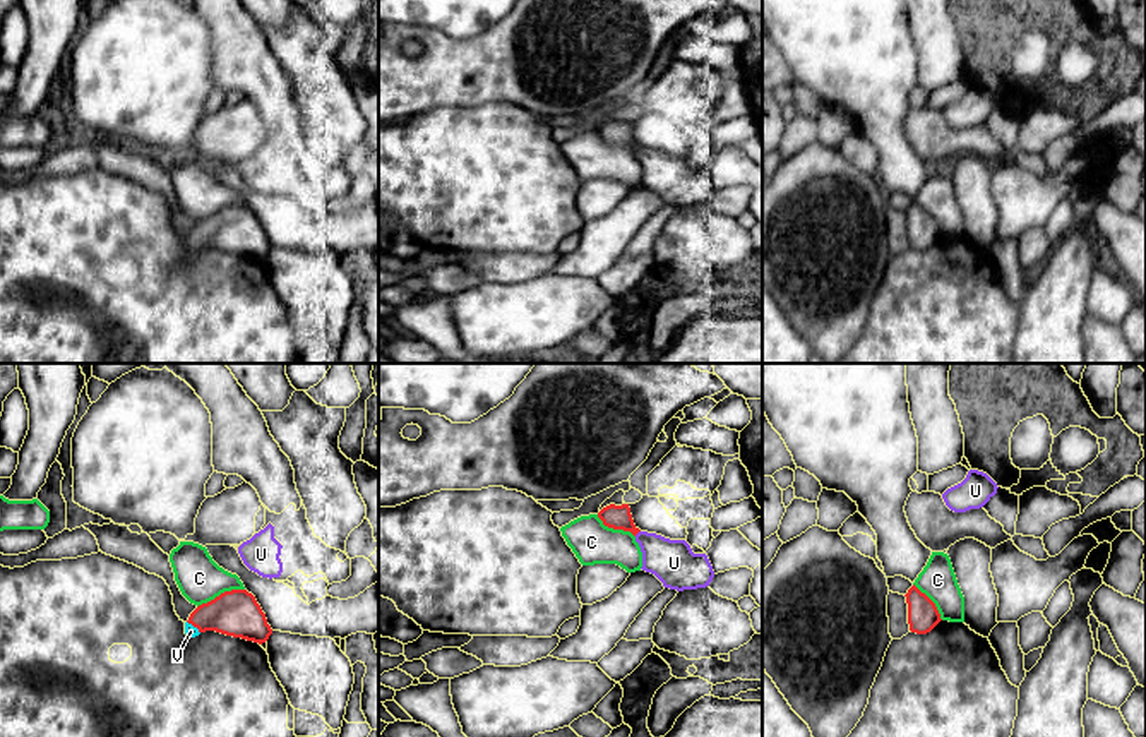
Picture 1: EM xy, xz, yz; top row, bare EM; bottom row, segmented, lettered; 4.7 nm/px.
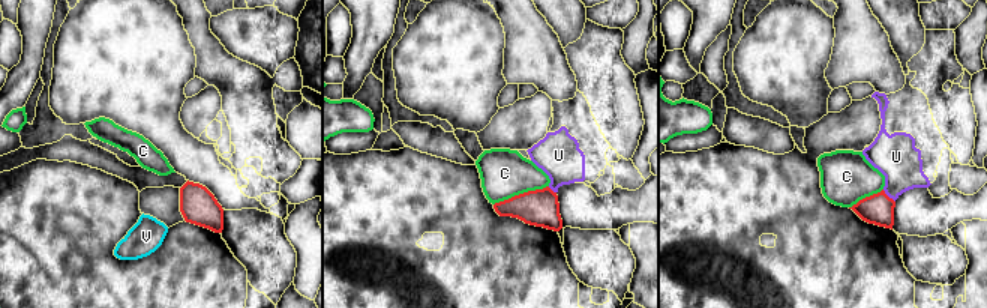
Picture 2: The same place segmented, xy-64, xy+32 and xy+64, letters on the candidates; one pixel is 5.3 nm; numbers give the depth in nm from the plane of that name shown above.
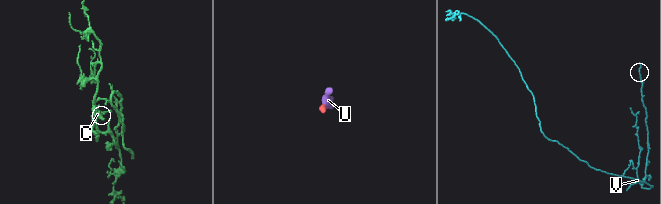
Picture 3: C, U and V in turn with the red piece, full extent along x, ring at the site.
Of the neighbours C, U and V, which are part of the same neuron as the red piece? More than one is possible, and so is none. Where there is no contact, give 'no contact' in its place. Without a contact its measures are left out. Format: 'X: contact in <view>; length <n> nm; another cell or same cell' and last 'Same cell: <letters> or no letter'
C: contact in xy; length 240 nm; another cell
U: contact in xz; length 40 nm; same cell
V: contact in xy; length 90 nm; same cell
Same cell: U, V

